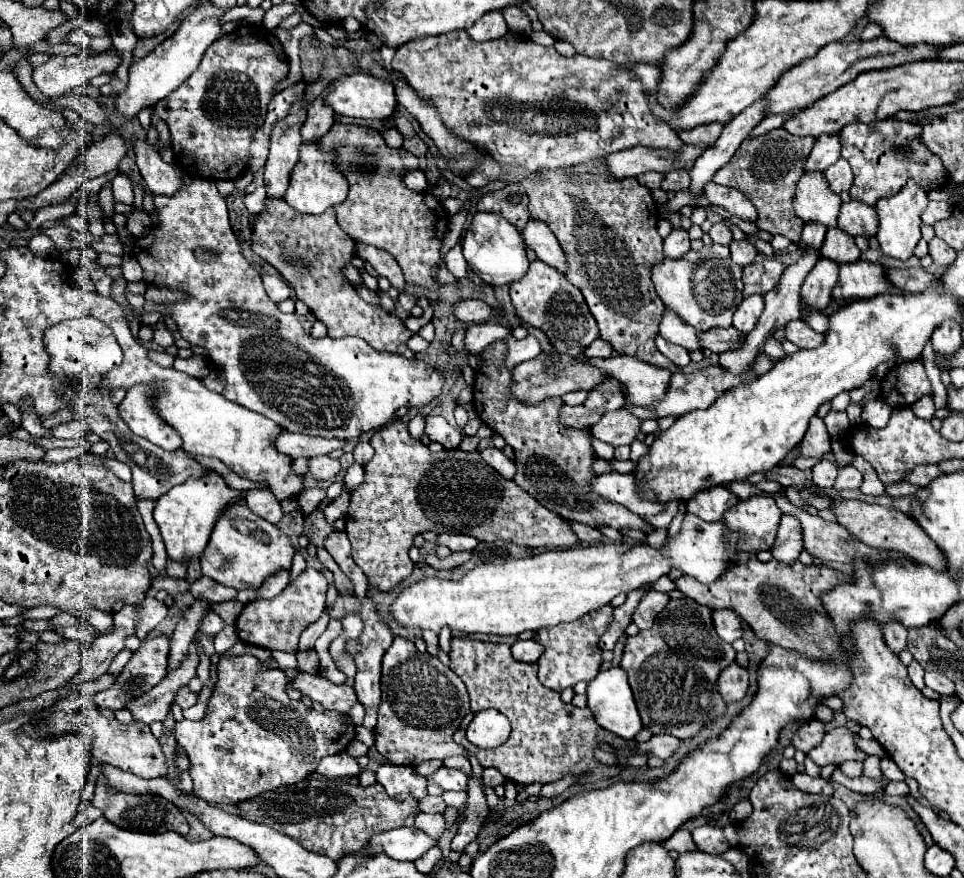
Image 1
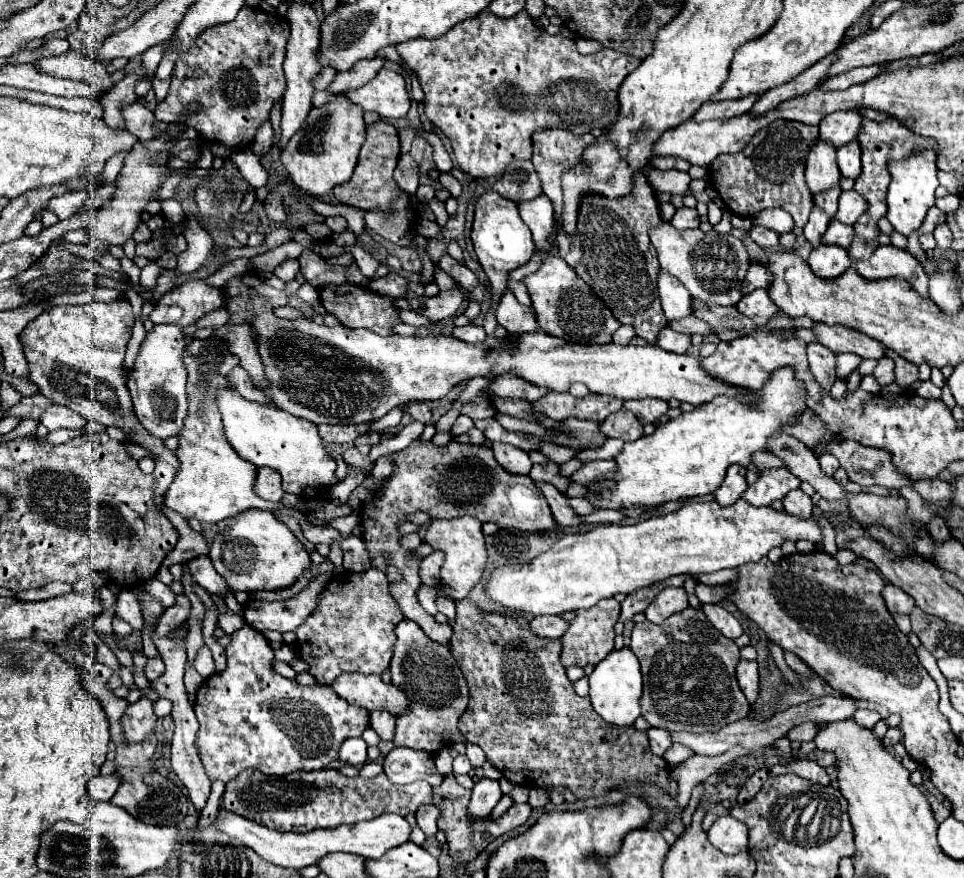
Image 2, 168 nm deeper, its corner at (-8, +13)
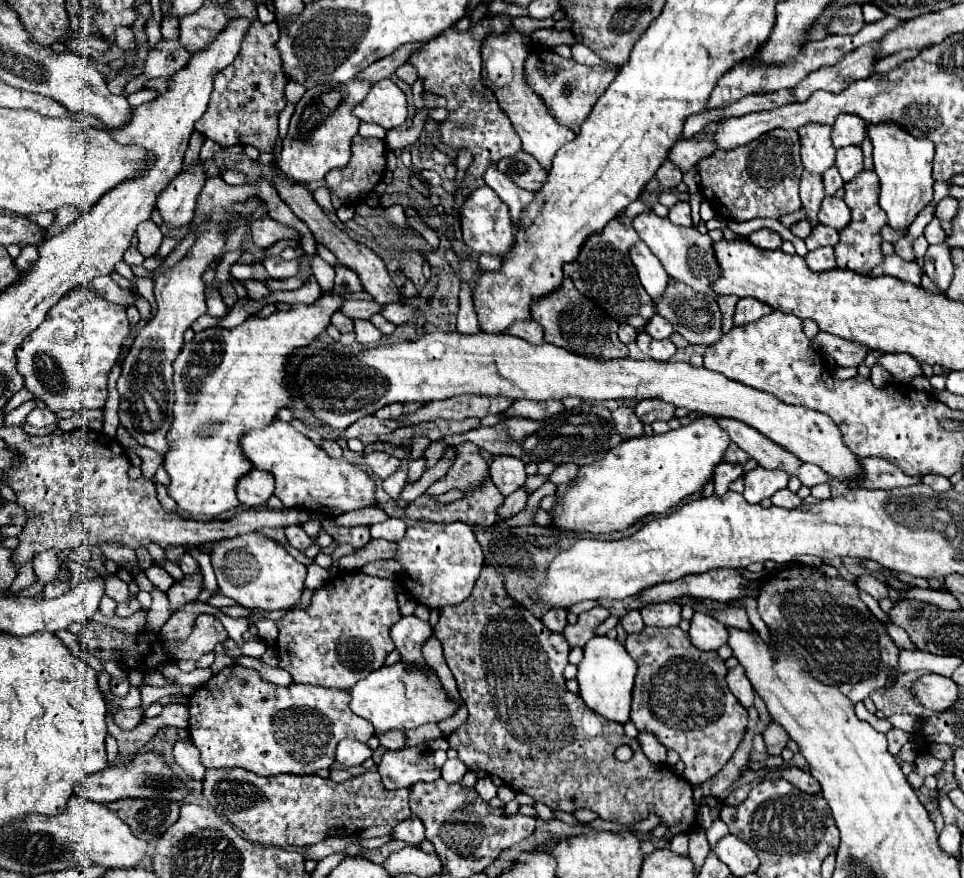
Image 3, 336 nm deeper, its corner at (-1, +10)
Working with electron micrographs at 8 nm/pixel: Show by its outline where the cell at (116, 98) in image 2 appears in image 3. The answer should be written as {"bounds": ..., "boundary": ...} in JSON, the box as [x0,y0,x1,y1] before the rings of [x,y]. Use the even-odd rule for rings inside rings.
{"bounds":[124,39,190,95],"boundary":[[[160,39],[156,47],[148,53],[148,59],[144,63],[144,73],[138,75],[134,81],[130,81],[124,87],[124,95],[130,95],[134,91],[140,91],[144,83],[152,77],[170,77],[176,71],[180,71],[190,61],[190,51],[180,43],[180,39]]]}

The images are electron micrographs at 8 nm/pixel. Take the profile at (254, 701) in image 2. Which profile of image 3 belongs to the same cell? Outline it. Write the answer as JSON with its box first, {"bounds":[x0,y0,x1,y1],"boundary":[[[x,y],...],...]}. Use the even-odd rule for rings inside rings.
{"bounds":[188,665,374,777],"boundary":[[[232,665],[214,675],[206,685],[196,689],[188,701],[190,709],[190,739],[200,749],[202,765],[206,769],[224,769],[224,767],[242,767],[256,775],[272,777],[280,773],[294,775],[314,775],[320,769],[330,769],[334,763],[336,745],[350,737],[366,743],[374,735],[370,721],[352,713],[350,693],[342,689],[322,689],[316,685],[298,685],[278,687],[260,679],[258,671],[246,669],[242,665]]]}

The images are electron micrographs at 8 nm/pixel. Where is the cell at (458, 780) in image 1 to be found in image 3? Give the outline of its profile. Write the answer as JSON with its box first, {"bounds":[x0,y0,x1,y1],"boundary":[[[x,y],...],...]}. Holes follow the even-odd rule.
{"bounds":[442,759,468,783],"boundary":[[[448,759],[448,761],[444,763],[444,767],[442,767],[442,779],[448,781],[448,783],[460,783],[466,771],[468,771],[468,769],[466,769],[466,765],[464,765],[462,761],[458,761],[458,759]]]}

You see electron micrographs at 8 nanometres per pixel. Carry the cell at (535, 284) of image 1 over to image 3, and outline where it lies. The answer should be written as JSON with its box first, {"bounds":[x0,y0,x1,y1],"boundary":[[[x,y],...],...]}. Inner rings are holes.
{"bounds":[532,277,628,359],"boundary":[[[564,277],[558,293],[550,297],[536,299],[532,303],[532,319],[544,327],[544,341],[562,347],[574,355],[594,357],[594,359],[622,359],[628,357],[628,347],[618,339],[618,321],[584,297],[572,283]]]}

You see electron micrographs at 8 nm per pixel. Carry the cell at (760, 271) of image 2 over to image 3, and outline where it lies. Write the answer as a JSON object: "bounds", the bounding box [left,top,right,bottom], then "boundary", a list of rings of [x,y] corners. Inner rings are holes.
{"bounds":[718,295,738,333],"boundary":[[[726,295],[726,297],[720,297],[718,299],[718,305],[720,305],[720,311],[722,311],[722,331],[728,333],[734,323],[732,323],[732,313],[734,313],[734,307],[738,303],[738,297],[736,295]]]}

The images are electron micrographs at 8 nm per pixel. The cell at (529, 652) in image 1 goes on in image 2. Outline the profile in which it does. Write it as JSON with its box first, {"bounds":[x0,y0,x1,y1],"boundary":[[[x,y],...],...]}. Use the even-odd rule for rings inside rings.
{"bounds":[531,616,569,638],"boundary":[[[537,616],[531,620],[531,630],[533,634],[541,638],[561,638],[561,634],[569,628],[565,620],[559,616]]]}

